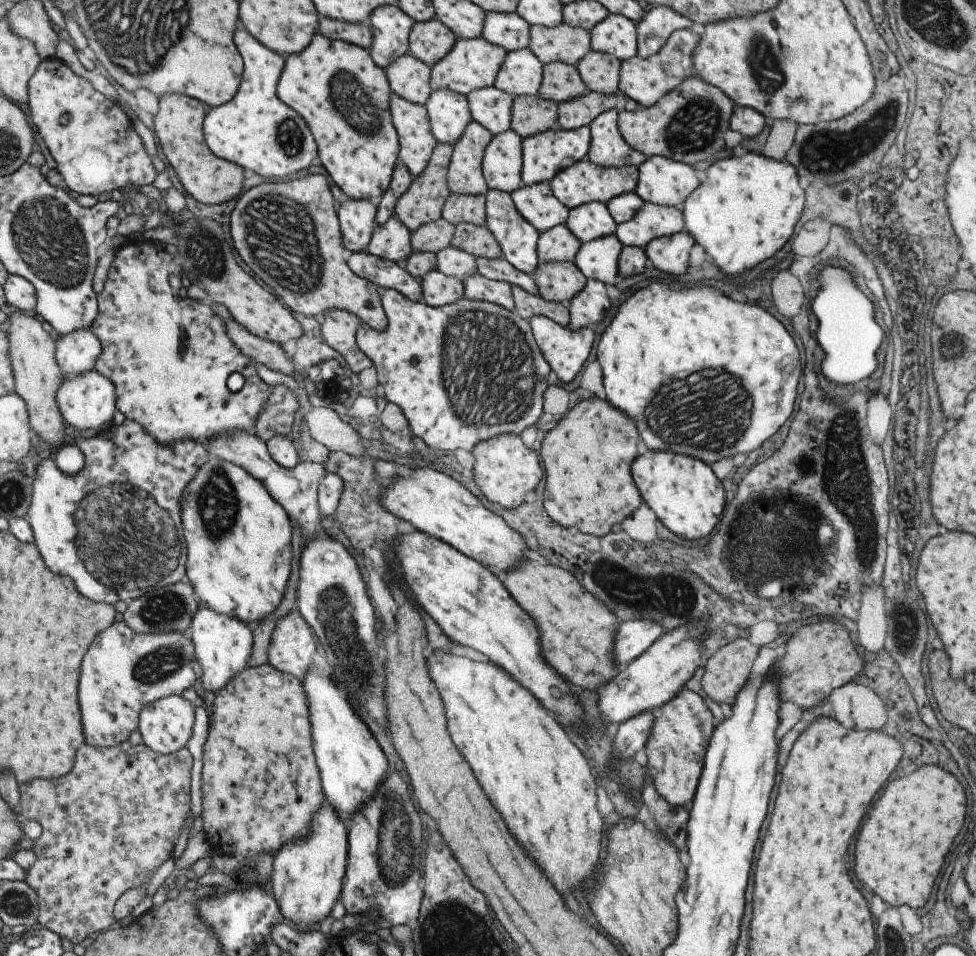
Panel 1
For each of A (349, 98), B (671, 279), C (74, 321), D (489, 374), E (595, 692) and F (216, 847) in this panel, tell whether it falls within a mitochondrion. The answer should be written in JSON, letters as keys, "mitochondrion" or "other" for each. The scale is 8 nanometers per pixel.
{"A":"mitochondrion","B":"other","C":"other","D":"mitochondrion","E":"other","F":"other"}

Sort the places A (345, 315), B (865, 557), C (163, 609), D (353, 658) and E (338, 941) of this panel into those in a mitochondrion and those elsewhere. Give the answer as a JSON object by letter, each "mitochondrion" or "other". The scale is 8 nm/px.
{"A":"other","B":"mitochondrion","C":"mitochondrion","D":"mitochondrion","E":"other"}

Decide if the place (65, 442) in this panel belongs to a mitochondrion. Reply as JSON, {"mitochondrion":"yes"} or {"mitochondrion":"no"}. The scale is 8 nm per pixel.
{"mitochondrion":"no"}

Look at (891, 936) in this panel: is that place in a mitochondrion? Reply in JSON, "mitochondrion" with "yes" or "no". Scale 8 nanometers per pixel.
{"mitochondrion":"yes"}

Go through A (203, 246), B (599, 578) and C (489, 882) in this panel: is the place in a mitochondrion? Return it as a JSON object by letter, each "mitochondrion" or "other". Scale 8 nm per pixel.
{"A":"mitochondrion","B":"mitochondrion","C":"other"}

